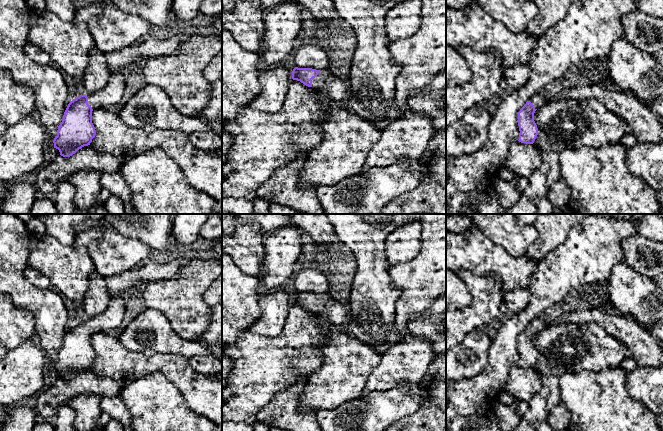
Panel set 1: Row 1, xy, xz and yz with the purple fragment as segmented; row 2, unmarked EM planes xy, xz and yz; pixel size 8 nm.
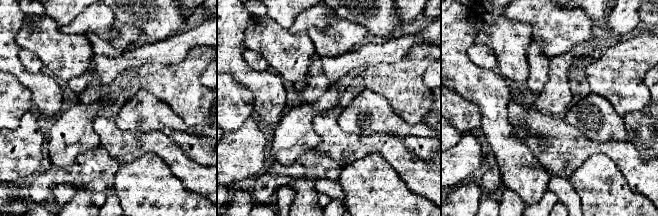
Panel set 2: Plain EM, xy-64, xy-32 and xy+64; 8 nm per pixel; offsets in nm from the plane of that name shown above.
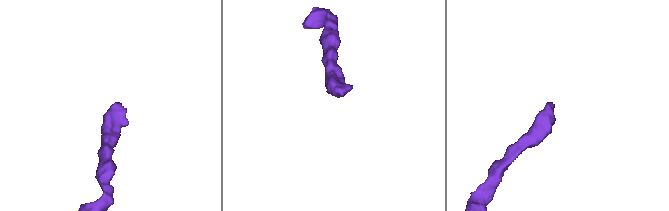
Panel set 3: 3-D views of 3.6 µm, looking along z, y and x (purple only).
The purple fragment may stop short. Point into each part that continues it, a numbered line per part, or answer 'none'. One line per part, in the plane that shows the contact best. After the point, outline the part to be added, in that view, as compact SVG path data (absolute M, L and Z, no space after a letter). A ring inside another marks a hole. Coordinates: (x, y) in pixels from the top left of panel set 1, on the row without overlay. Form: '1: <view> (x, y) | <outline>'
1: xz (336, 312) | M327 293L320 294L320 297L312 303L312 311L320 314L335 326L347 325L350 319L345 303L335 300Z

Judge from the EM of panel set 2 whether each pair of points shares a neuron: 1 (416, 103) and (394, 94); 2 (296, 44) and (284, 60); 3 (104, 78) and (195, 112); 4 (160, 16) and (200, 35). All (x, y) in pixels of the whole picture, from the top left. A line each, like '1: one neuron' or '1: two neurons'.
1: one neuron
2: one neuron
3: two neurons
4: two neurons

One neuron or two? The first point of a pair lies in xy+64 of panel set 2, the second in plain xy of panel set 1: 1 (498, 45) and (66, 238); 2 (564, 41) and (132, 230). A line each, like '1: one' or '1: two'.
1: two
2: two

